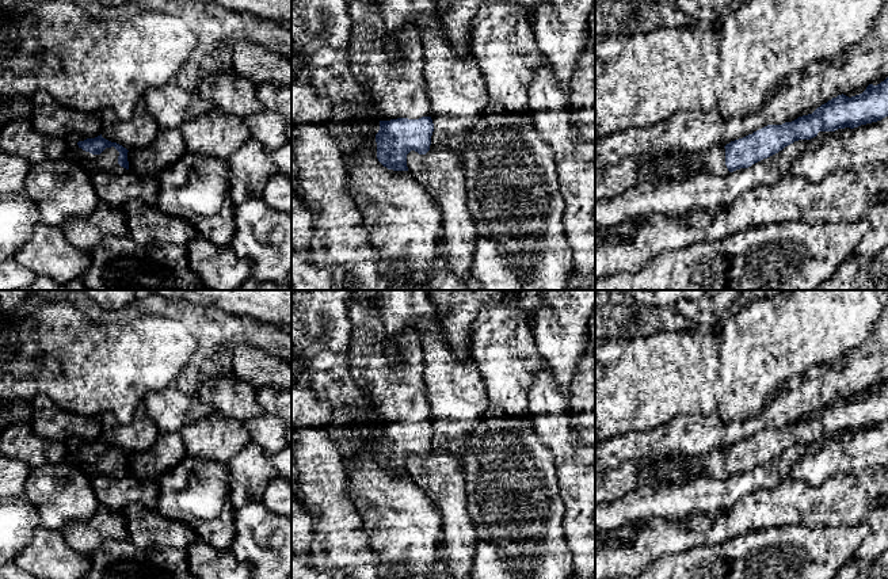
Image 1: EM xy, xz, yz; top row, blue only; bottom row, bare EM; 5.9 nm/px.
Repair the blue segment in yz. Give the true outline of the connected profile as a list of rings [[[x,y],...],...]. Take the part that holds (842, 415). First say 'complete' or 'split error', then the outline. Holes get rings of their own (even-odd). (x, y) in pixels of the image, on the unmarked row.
split error; [[[888,381],[877,389],[869,388],[866,393],[855,400],[838,399],[818,411],[812,418],[799,420],[782,428],[767,428],[752,438],[731,445],[725,450],[714,449],[702,456],[686,457],[687,469],[698,477],[724,479],[767,462],[785,450],[799,443],[811,443],[819,435],[835,435],[845,431],[858,431],[861,428],[881,424],[888,420]]]

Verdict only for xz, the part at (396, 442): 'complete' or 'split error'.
split error

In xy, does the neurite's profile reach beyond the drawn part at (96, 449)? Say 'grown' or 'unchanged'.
grown

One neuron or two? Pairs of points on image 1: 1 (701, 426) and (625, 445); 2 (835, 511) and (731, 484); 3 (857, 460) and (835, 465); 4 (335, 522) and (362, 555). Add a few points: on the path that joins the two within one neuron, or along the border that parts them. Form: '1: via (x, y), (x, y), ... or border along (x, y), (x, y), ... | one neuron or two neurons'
1: via (682, 437), (656, 444), (644, 444) | one neuron
2: border along (788, 480), (743, 495), (731, 509) | two neurons
3: via (852, 460), (841, 460) | one neuron
4: via (342, 530), (358, 547) | one neuron

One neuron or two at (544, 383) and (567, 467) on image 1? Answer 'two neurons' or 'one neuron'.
one neuron

